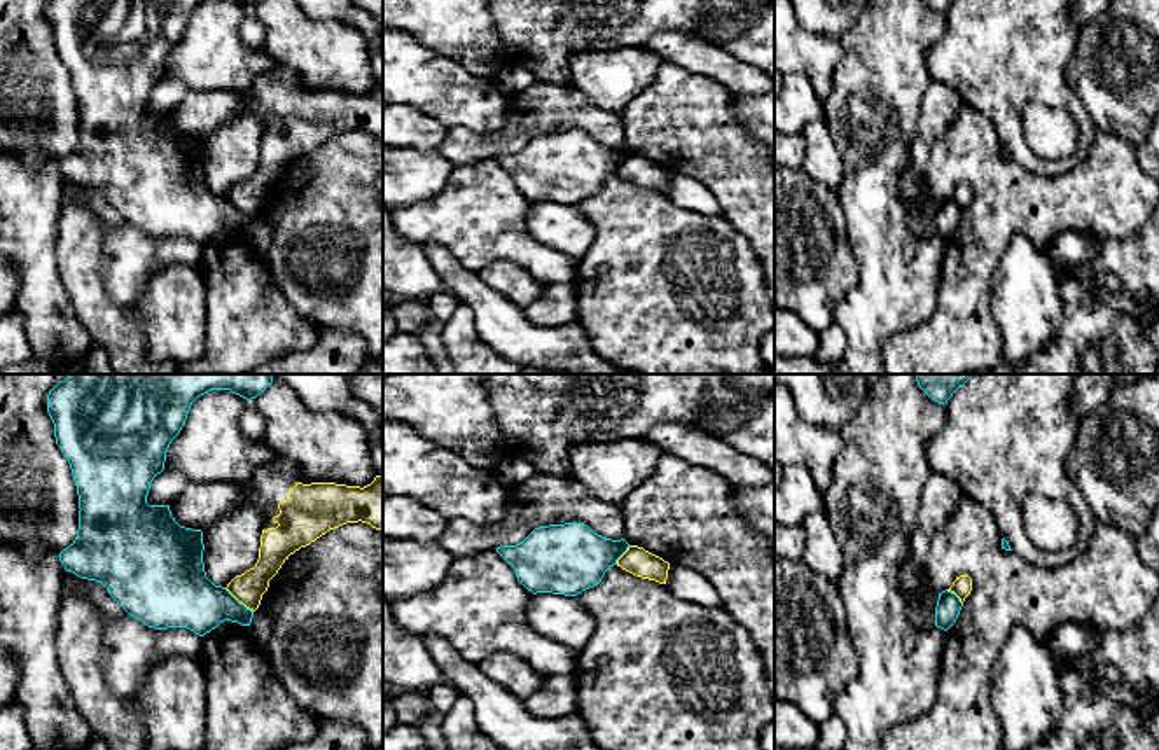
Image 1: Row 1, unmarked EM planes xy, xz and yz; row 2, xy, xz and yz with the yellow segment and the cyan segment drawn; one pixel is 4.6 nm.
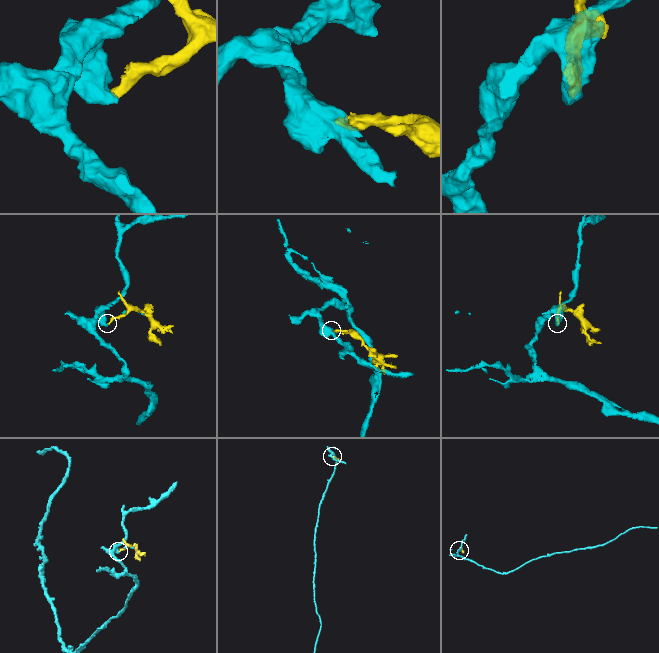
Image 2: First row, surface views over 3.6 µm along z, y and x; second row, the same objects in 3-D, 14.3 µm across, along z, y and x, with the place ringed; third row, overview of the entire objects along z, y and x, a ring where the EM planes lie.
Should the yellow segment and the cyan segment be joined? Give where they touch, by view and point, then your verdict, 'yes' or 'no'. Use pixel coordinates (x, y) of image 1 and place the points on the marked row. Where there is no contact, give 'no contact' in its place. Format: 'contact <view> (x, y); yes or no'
contact xy (240, 602); no

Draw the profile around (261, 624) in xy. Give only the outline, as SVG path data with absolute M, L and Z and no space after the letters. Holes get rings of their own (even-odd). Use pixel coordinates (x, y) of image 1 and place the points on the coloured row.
M257 608L253 612L250 629L252 629L253 642L257 645L264 647L269 642L271 633L273 633L271 615L266 614L264 610Z

